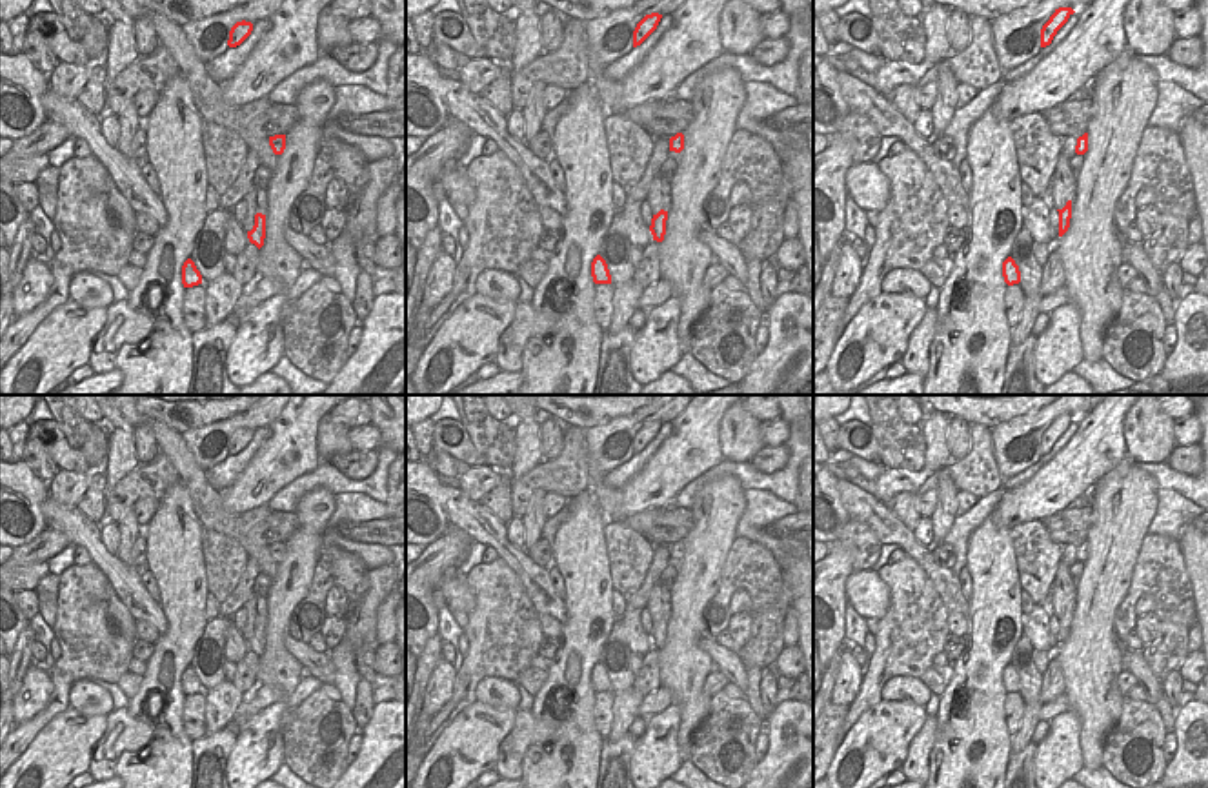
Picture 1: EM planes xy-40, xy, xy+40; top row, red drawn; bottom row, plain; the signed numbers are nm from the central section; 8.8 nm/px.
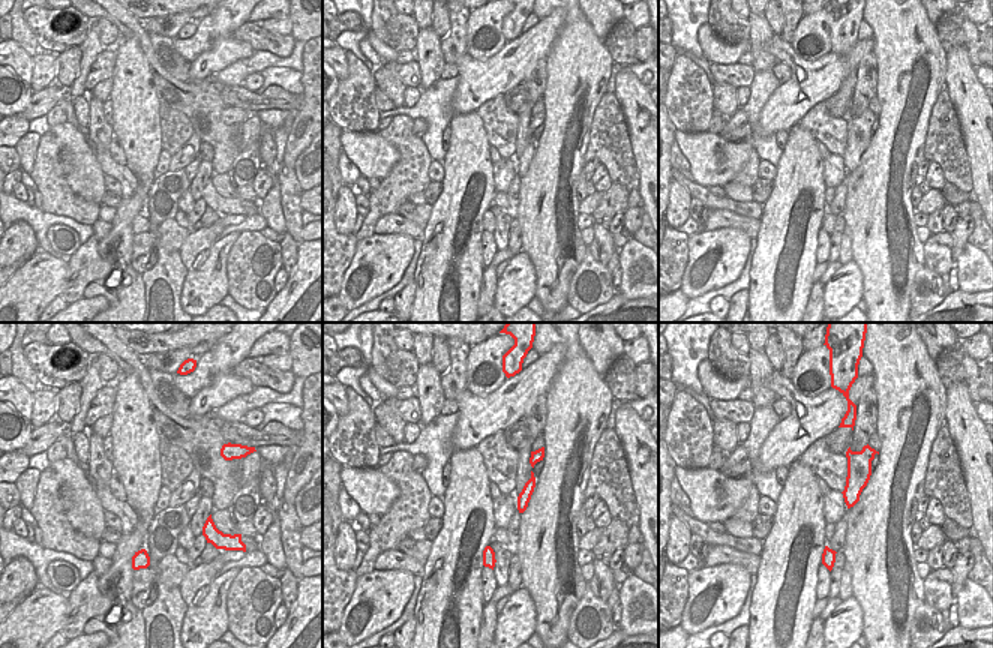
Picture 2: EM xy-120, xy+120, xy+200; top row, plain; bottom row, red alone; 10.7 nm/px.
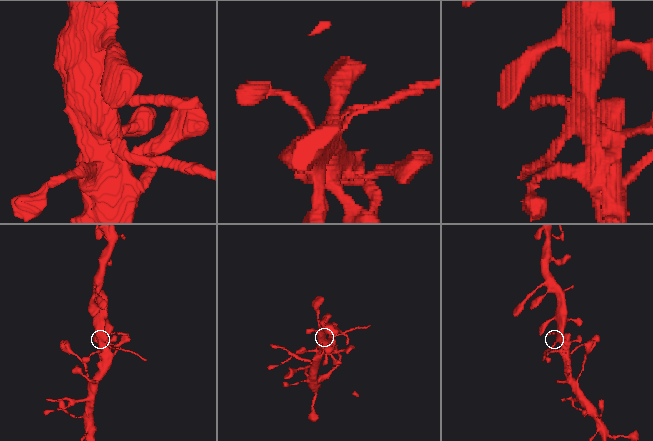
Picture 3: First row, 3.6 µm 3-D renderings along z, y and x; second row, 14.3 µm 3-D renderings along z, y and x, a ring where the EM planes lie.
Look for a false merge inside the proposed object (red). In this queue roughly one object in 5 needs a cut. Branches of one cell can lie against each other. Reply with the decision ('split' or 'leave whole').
split

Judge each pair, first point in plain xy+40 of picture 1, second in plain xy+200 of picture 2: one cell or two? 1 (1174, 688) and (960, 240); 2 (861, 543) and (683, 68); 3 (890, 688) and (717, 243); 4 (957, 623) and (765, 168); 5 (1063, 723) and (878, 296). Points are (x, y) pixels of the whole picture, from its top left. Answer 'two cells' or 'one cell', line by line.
1: two cells
2: one cell
3: two cells
4: one cell
5: two cells

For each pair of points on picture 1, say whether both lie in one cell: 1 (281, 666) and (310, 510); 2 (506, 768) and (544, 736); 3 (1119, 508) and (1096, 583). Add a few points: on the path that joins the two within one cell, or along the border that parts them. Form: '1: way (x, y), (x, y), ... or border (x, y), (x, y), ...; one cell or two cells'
1: way (275, 628), (281, 599), (293, 586), (302, 548); one cell
2: way (510, 757), (533, 736); one cell
3: way (1119, 526), (1110, 565); one cell

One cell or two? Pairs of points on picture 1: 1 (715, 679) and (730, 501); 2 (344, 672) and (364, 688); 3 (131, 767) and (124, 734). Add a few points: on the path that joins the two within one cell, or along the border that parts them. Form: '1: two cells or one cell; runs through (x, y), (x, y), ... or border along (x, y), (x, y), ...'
1: two cells; border along (710, 672), (704, 683), (704, 692), (710, 697)
2: two cells; border along (361, 679), (352, 710)
3: two cells; border along (128, 708), (150, 741), (113, 768)

